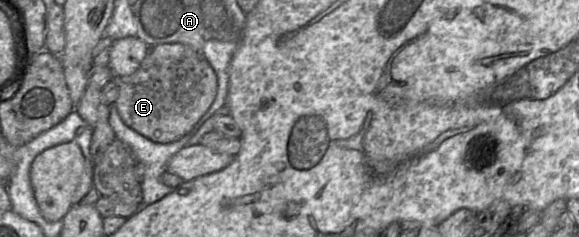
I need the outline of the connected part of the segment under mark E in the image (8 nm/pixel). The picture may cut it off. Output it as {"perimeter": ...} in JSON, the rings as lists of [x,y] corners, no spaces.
{"perimeter":[[[150,47],[134,73],[113,79],[118,86],[118,97],[114,105],[121,120],[129,128],[156,143],[172,143],[188,134],[210,108],[217,94],[216,73],[205,58],[200,56],[199,59],[185,59],[177,68],[160,68],[154,62]]]}

